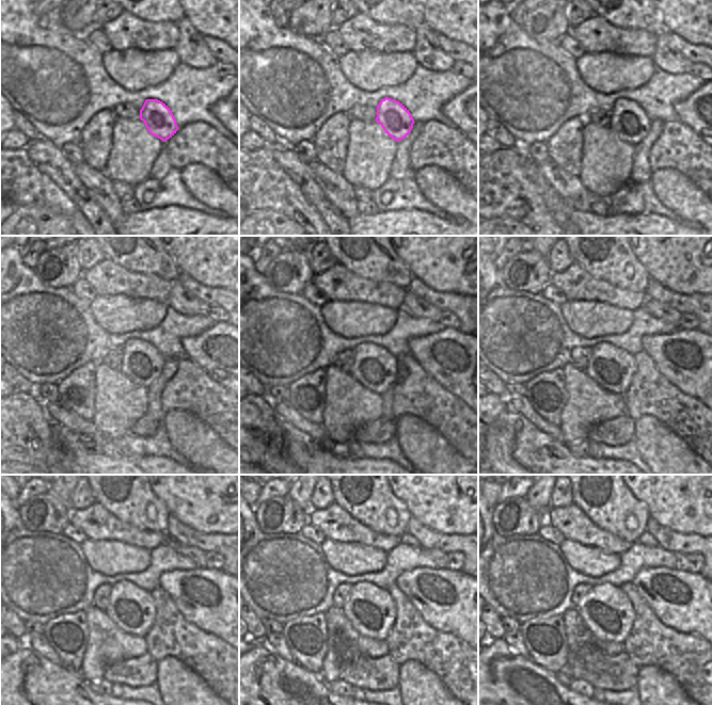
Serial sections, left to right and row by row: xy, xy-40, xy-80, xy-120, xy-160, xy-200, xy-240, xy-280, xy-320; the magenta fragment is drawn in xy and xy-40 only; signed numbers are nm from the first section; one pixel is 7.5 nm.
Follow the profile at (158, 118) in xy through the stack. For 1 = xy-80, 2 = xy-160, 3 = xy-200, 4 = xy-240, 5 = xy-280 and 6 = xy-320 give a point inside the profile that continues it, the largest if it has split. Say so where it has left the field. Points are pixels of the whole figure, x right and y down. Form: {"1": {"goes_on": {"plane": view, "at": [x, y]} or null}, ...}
{"1": {"goes_on": {"plane": "xy-80", "at": [630, 122]}}, "2": {"goes_on": {"plane": "xy-160", "at": [374, 367]}}, "3": {"goes_on": {"plane": "xy-200", "at": [612, 368]}}, "4": {"goes_on": {"plane": "xy-240", "at": [130, 607]}}, "5": {"goes_on": {"plane": "xy-280", "at": [370, 610]}}, "6": {"goes_on": {"plane": "xy-320", "at": [606, 611]}}}

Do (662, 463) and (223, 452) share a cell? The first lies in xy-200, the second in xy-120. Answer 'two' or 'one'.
one

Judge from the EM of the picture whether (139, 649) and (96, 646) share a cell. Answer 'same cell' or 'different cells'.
same cell

